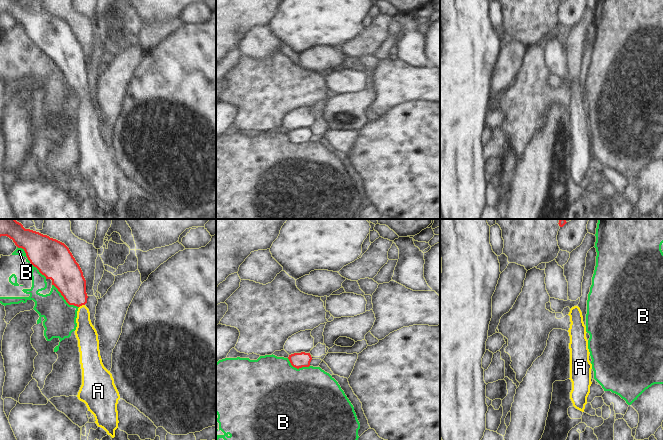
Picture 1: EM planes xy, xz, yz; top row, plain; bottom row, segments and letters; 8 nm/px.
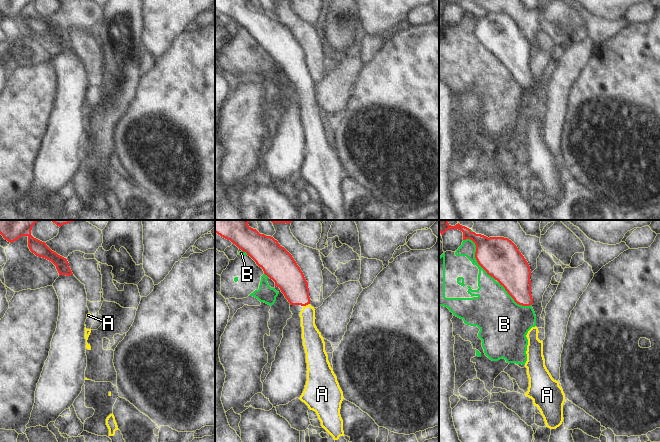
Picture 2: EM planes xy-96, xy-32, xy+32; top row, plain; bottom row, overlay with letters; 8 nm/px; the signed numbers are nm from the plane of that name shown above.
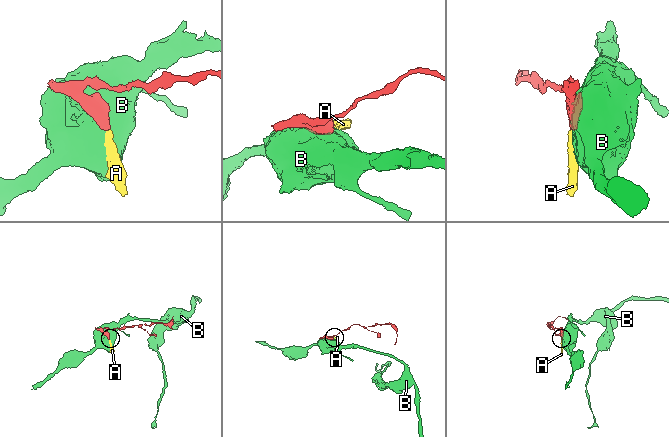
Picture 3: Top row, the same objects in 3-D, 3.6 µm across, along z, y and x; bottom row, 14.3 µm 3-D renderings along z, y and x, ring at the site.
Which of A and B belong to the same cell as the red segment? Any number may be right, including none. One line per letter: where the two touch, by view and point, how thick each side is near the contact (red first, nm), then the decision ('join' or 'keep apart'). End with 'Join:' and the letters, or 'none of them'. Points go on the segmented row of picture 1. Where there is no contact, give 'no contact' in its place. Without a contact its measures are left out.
A: meets red in xy at (81, 305); 240 nm thick on the red side, 170 nm on the other; join
B: meets red in xy at (29, 260); 300 nm thick on the red side, 60 nm on the other; keep apart
Join: A

